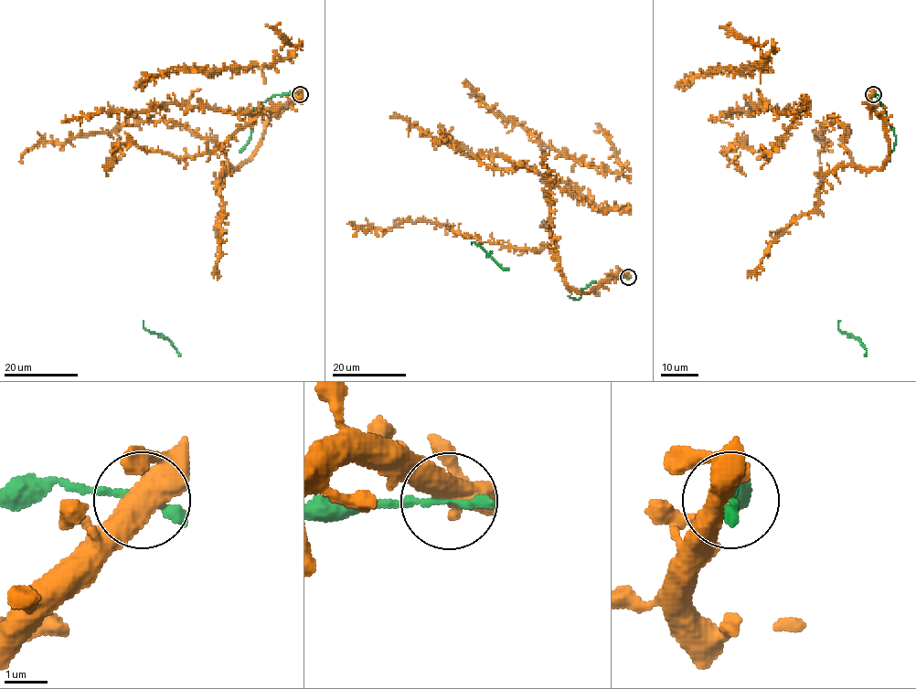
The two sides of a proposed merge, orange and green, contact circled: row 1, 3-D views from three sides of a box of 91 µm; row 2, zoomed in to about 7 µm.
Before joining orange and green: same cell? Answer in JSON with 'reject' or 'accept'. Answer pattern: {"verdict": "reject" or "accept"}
{"verdict": "accept"}

